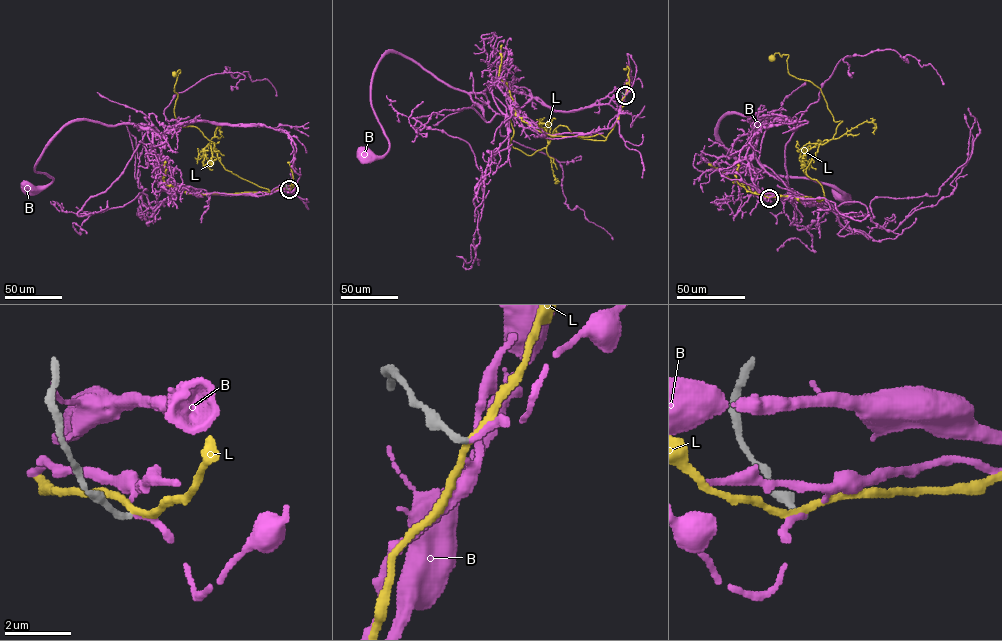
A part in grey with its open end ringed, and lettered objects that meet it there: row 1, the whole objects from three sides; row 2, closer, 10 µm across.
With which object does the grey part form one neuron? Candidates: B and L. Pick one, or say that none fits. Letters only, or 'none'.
B

